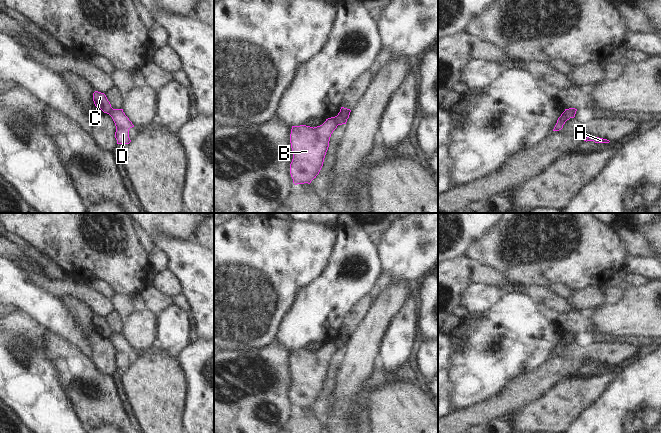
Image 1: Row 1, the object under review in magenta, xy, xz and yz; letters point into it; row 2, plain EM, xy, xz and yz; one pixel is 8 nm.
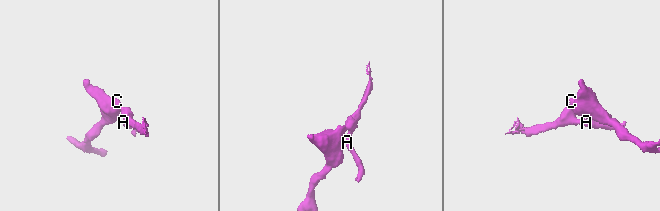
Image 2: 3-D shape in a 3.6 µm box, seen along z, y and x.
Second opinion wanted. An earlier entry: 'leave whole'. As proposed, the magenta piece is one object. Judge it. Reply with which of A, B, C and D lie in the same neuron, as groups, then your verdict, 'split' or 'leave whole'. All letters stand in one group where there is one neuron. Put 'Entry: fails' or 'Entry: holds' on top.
Entry: fails
A D / B C; split

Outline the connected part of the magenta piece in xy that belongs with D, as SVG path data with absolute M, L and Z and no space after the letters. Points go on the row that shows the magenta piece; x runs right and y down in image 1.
M113 109L109 114L116 126L115 138L117 144L129 144L131 142L129 138L129 129L134 127L132 122L123 112L123 109Z

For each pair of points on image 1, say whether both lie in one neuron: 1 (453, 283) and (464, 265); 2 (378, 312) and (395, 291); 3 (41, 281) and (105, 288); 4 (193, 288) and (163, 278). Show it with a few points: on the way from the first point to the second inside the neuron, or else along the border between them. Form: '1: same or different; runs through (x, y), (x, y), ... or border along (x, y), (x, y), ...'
1: same; runs through (453, 279), (453, 276), (460, 269)
2: same; runs through (383, 307), (394, 296)
3: different; border along (87, 283), (92, 289), (110, 298)
4: different; border along (168, 267), (182, 284), (183, 293)

